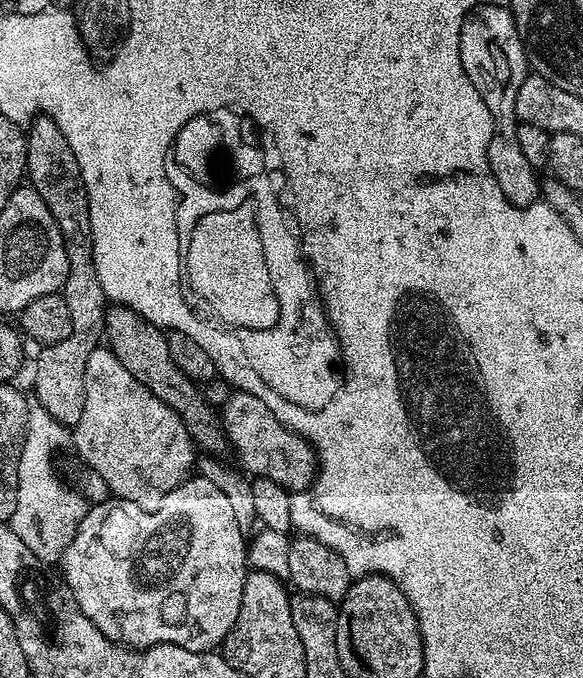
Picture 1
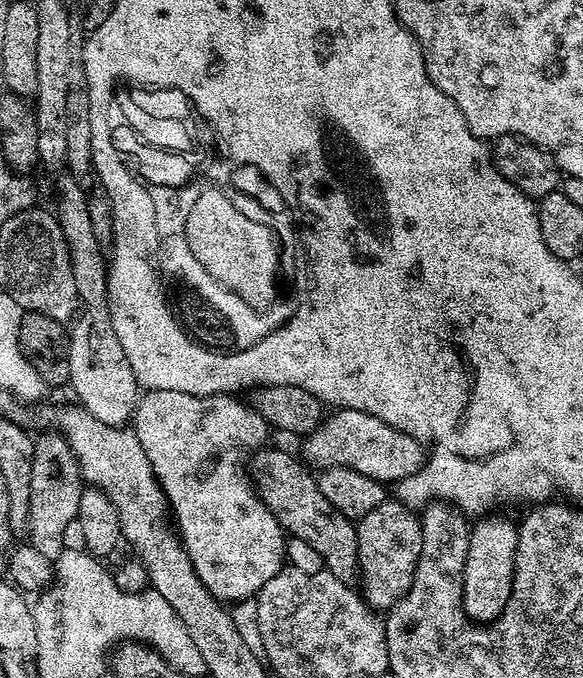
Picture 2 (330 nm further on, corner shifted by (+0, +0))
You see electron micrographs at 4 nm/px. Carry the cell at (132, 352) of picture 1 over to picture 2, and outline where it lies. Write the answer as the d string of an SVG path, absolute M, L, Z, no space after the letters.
M266 446L253 456L256 457L252 460L251 483L256 495L274 514L280 527L289 537L297 536L302 538L302 542L310 542L310 546L322 554L325 569L334 574L334 578L352 584L357 579L360 567L355 523L330 506L326 494L322 494L318 486L316 476L295 455L281 448Z

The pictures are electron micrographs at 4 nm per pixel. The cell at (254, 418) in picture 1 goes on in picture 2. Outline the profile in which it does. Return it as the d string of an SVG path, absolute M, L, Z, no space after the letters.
M341 408L333 413L333 416L332 413L325 415L319 426L303 437L302 456L313 469L349 468L350 470L358 470L358 474L366 474L366 478L374 478L385 486L392 486L402 478L419 472L424 467L425 445L410 434L398 431L382 418L374 418L373 413L366 414L362 410L354 410L353 408Z

